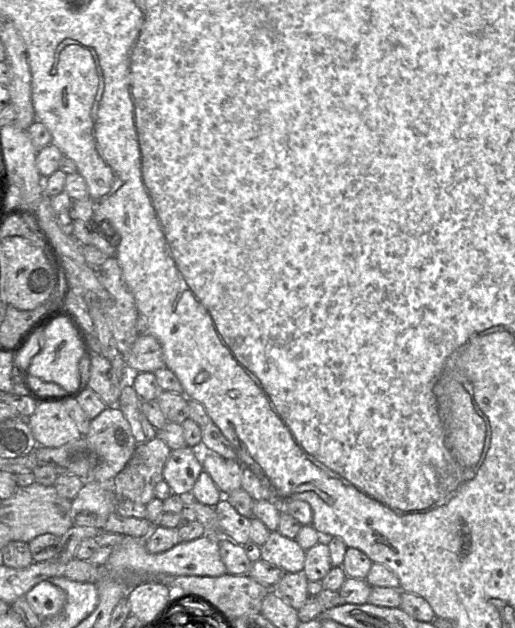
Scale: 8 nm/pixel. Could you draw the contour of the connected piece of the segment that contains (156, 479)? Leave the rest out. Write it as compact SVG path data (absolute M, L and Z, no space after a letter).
M158 436L137 444L127 465L111 481L119 498L147 505L155 498L155 487L163 478L171 449Z

